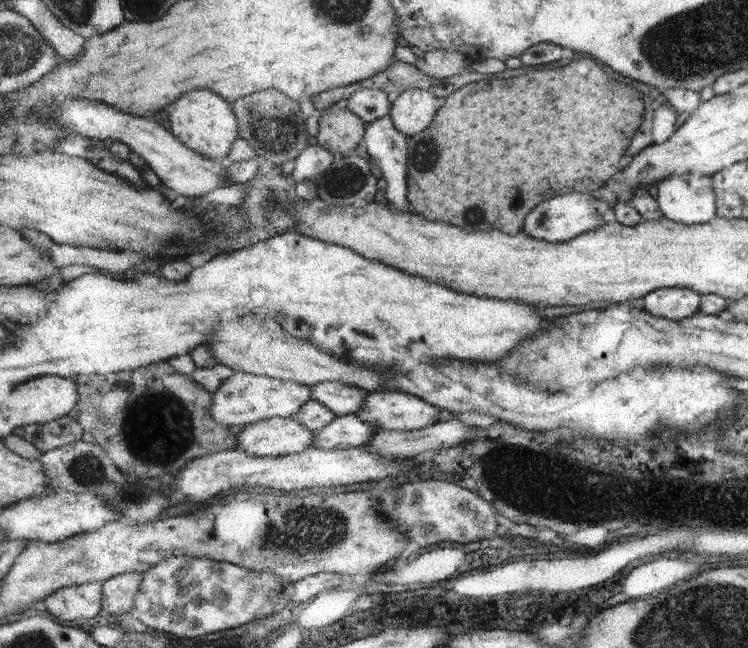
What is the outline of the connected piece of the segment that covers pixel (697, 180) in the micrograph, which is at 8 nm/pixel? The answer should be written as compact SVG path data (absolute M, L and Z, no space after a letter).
M693 173L668 177L653 190L663 216L670 220L697 225L710 222L718 214L712 177Z

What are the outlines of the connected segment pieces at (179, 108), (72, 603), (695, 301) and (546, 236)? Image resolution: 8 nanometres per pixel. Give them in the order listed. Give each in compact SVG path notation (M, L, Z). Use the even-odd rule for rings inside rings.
M191 89L177 100L170 121L171 130L188 148L212 160L227 161L235 140L240 137L231 102L208 89Z
M103 583L64 587L45 599L49 612L64 622L94 620L104 608Z
M680 287L652 291L639 301L639 306L652 316L676 322L688 319L699 310L702 296Z
M568 193L558 195L544 204L536 206L535 210L527 216L527 226L524 227L528 236L548 241L549 243L567 243L576 239L584 232L594 231L606 223L604 216L598 210L598 200L590 193Z

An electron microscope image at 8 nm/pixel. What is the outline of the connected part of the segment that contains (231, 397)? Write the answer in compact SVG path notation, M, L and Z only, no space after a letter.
M235 370L235 374L213 394L211 408L214 419L223 425L241 429L272 417L292 418L312 400L311 388L292 381Z

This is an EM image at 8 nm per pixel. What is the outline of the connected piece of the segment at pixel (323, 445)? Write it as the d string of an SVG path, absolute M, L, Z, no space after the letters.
M340 415L331 420L319 433L314 434L312 447L331 451L366 447L376 430L356 415Z

